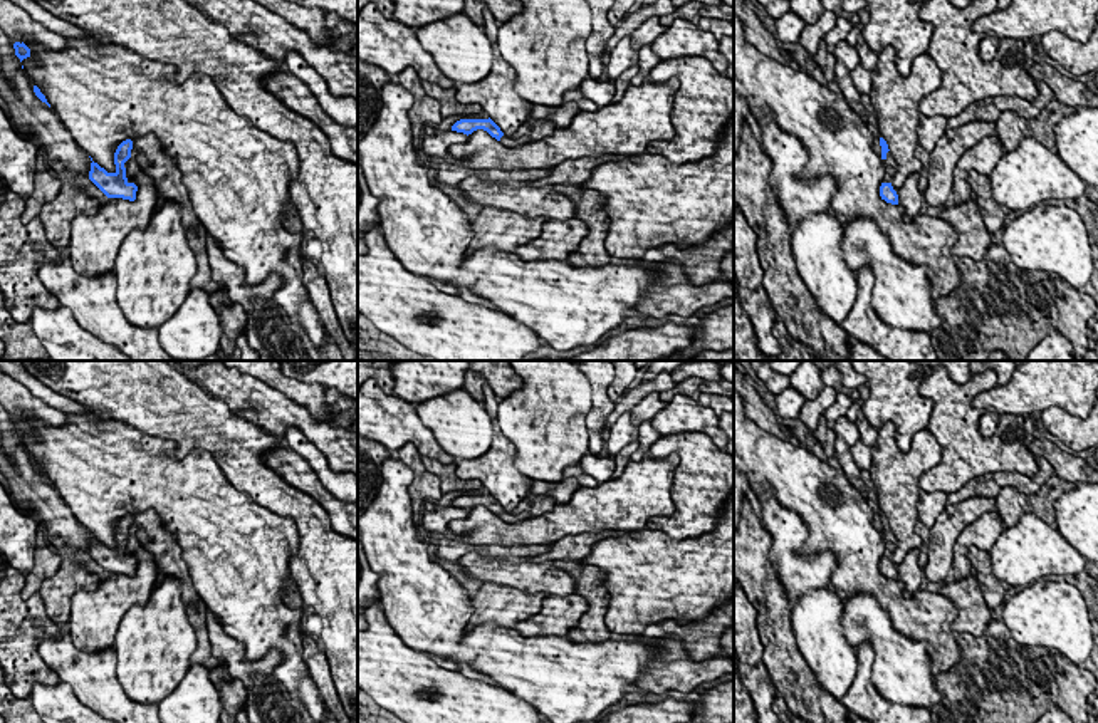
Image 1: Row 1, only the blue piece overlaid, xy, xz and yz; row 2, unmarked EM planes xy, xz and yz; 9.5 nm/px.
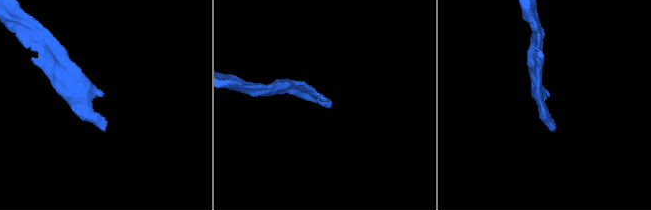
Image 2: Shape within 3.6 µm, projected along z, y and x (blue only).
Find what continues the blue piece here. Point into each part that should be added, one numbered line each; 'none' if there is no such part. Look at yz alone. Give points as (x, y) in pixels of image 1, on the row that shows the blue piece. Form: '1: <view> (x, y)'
1: yz (890, 166)

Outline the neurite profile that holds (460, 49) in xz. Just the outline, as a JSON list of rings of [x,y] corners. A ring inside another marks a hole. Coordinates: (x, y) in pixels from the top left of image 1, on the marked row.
[[[463,12],[415,29],[438,70],[457,84],[482,81],[492,69],[492,44],[484,27]]]

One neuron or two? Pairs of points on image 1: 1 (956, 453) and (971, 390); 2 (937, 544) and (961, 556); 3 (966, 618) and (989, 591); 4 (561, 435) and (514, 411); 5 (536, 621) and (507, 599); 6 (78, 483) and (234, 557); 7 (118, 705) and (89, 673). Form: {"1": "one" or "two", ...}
{"1": "one", "2": "two", "3": "two", "4": "one", "5": "two", "6": "one", "7": "one"}

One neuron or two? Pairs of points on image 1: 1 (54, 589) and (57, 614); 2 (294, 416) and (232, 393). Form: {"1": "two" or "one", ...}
{"1": "one", "2": "one"}

